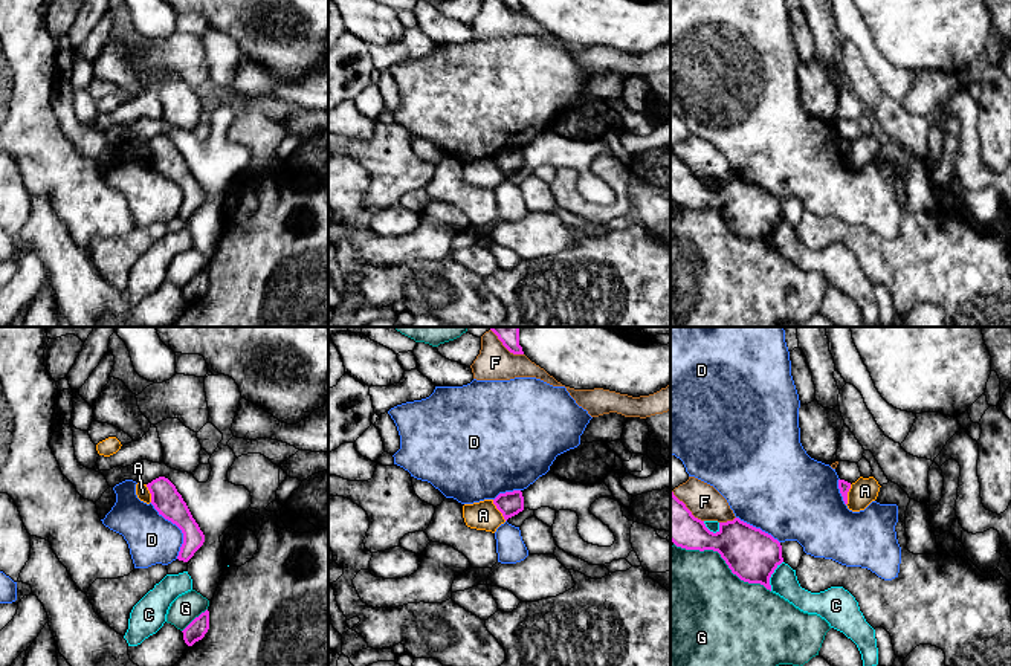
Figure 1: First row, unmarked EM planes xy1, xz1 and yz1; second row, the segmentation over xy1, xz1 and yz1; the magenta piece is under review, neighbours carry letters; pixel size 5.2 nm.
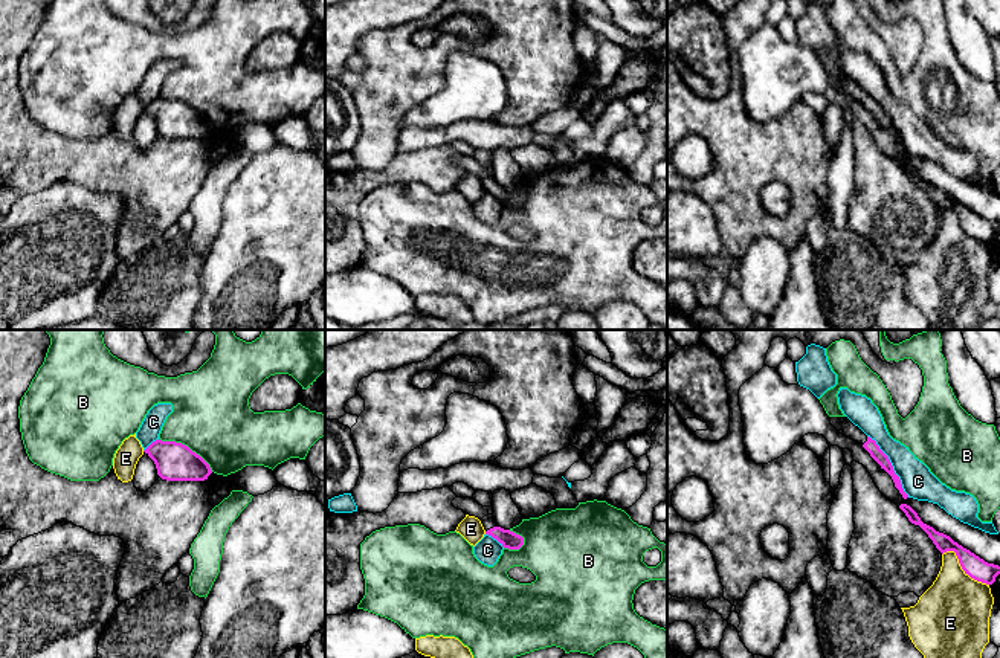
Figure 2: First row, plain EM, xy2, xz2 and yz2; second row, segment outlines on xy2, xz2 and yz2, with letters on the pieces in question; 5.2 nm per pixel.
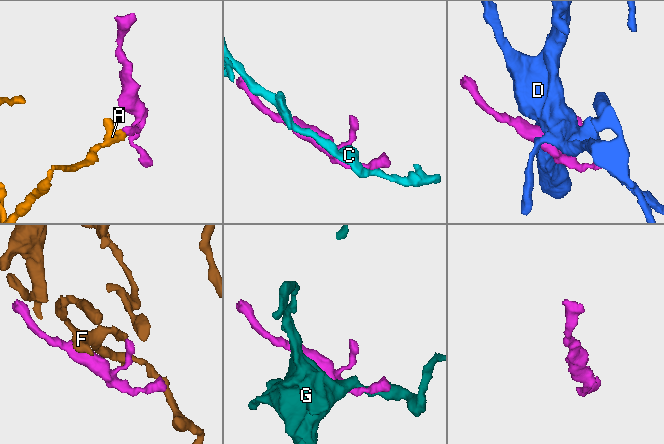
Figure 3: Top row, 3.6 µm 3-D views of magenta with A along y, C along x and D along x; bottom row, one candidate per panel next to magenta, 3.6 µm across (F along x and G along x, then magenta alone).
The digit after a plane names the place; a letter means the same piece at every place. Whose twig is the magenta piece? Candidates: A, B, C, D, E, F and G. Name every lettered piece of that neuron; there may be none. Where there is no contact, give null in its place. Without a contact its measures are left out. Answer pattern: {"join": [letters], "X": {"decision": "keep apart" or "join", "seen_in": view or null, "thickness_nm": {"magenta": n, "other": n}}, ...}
{"join": [], "A": {"decision": "keep apart", "seen_in": "xz1", "thickness_nm": {"magenta": 130, "other": 150}}, "B": {"decision": "keep apart", "seen_in": "xy2", "thickness_nm": {"magenta": 200, "other": 420}}, "C": {"decision": "keep apart", "seen_in": "yz2", "thickness_nm": {"magenta": 70, "other": 170}}, "D": {"decision": "keep apart", "seen_in": "xy1", "thickness_nm": {"magenta": 150, "other": 260}}, "E": {"decision": "keep apart", "seen_in": "yz2", "thickness_nm": {"magenta": 120, "other": 380}}, "F": {"decision": "keep apart", "seen_in": "yz1", "thickness_nm": {"magenta": 280, "other": 180}}, "G": {"decision": "keep apart", "seen_in": "yz1", "thickness_nm": {"magenta": 280, "other": 480}}}

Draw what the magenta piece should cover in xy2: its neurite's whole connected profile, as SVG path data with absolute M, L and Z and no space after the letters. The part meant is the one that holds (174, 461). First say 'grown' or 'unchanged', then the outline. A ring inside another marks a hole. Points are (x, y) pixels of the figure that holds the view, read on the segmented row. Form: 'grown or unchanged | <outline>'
unchanged | M156 440L144 452L166 481L205 481L212 473L209 464L182 443Z

